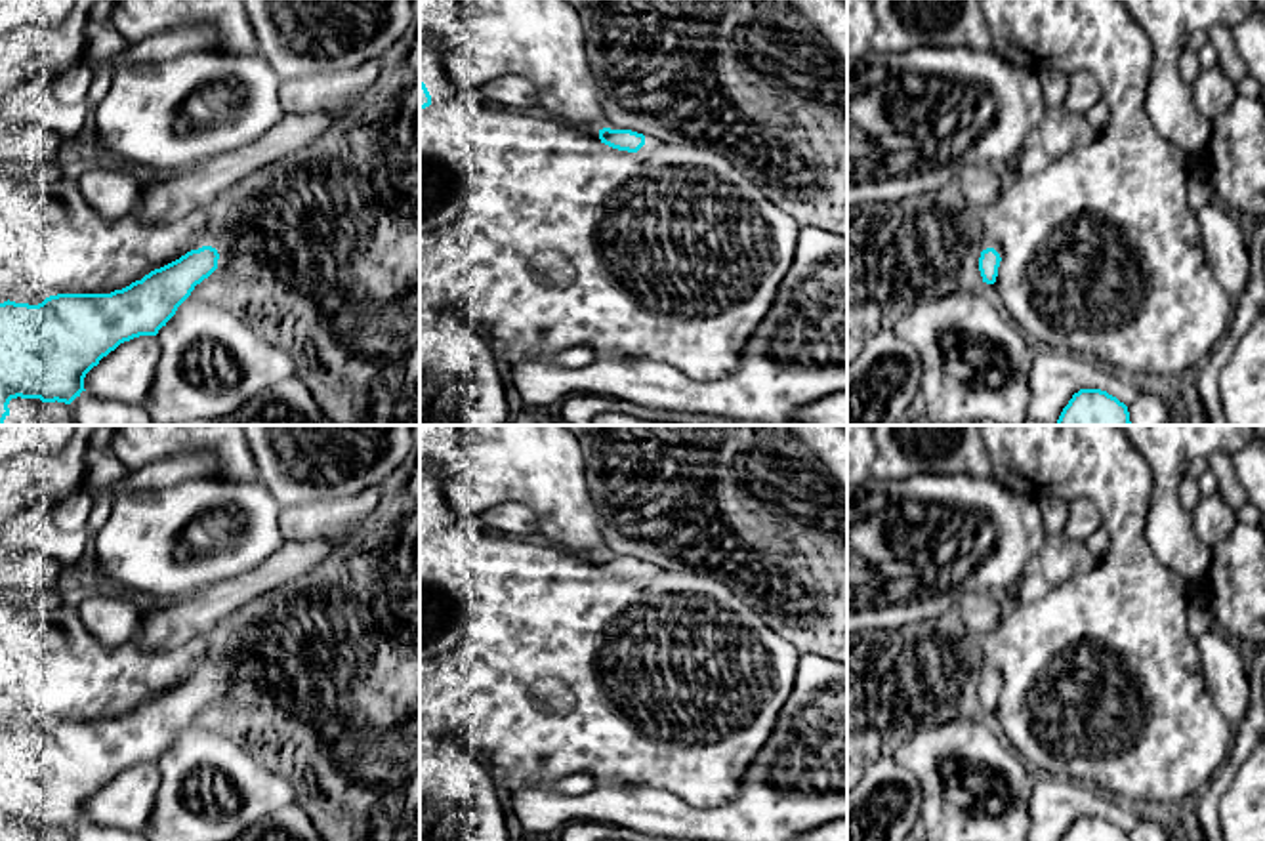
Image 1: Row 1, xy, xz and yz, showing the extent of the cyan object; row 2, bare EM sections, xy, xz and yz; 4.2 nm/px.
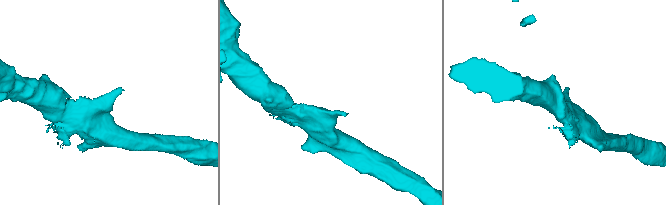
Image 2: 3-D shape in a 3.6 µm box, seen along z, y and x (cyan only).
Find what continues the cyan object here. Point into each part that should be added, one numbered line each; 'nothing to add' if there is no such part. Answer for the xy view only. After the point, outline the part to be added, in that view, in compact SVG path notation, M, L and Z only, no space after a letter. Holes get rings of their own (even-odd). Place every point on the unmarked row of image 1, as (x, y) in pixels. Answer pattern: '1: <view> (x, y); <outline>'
1: xy (224, 666); M212 652L204 658L204 662L193 671L191 677L198 677L202 673L212 673L218 677L219 687L218 687L218 696L223 696L229 683L233 681L233 675L240 667L240 658L231 654L231 652ZM214 698L214 700L216 700Z

